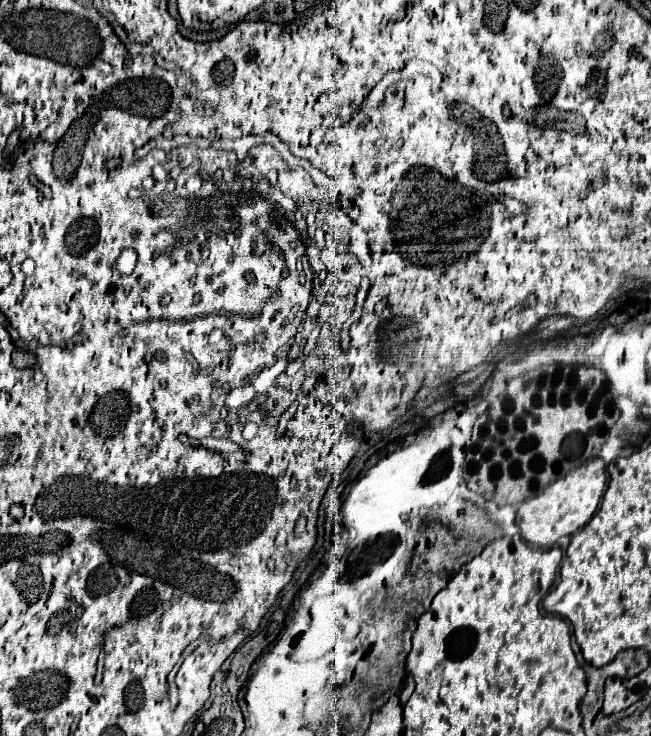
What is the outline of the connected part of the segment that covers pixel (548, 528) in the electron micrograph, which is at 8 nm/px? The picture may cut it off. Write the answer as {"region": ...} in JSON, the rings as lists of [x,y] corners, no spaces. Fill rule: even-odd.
{"region":[[[596,457],[586,465],[578,467],[576,471],[570,471],[564,479],[550,483],[542,493],[538,493],[536,497],[520,505],[518,509],[520,535],[532,545],[552,547],[560,537],[566,537],[584,529],[594,517],[594,513],[598,511],[598,505],[606,491],[606,481],[608,481],[606,463],[600,457]]]}

